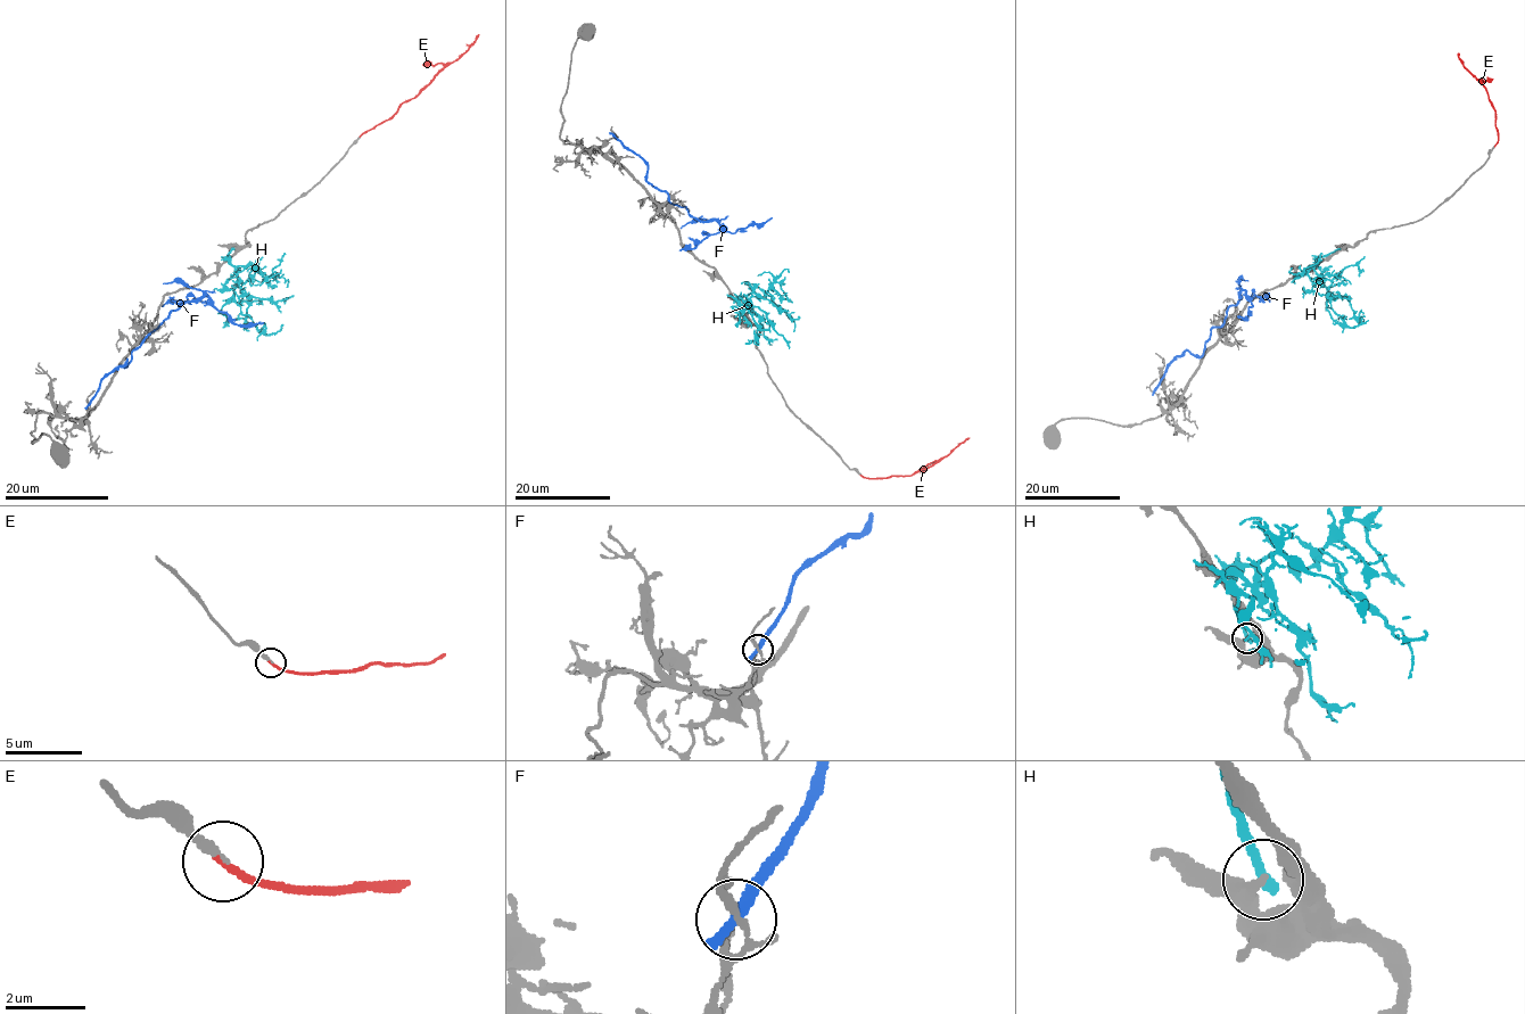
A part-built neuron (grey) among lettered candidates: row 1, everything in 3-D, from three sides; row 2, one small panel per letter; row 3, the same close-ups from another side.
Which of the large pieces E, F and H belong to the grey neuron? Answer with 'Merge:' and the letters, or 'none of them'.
Merge: E

